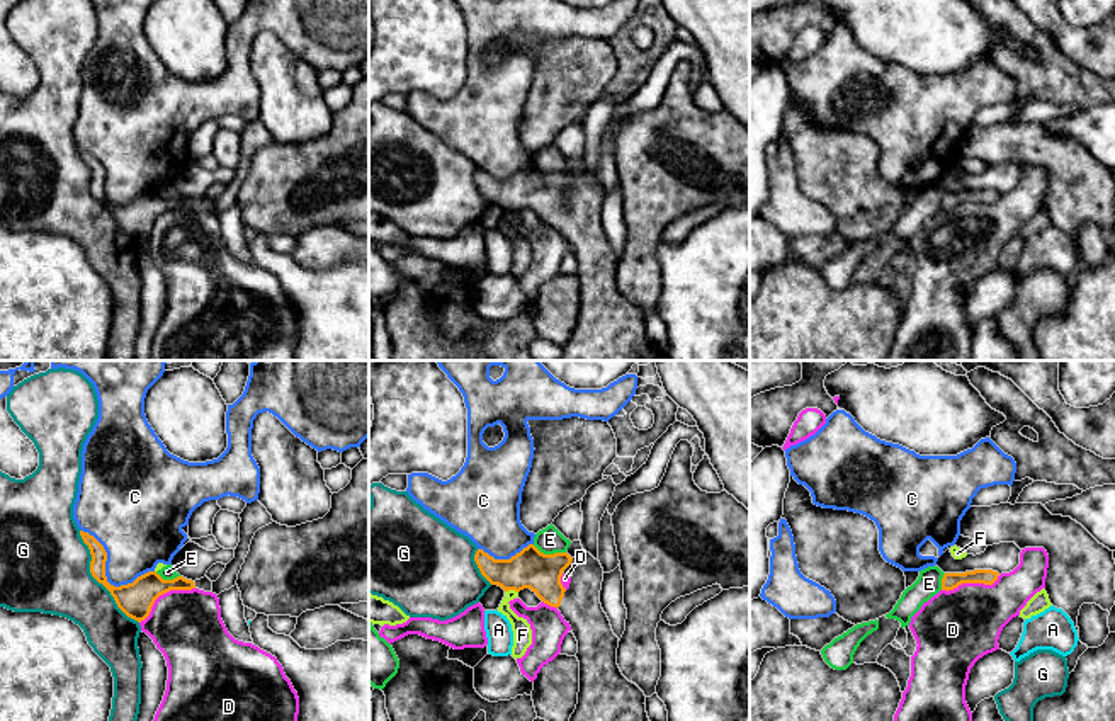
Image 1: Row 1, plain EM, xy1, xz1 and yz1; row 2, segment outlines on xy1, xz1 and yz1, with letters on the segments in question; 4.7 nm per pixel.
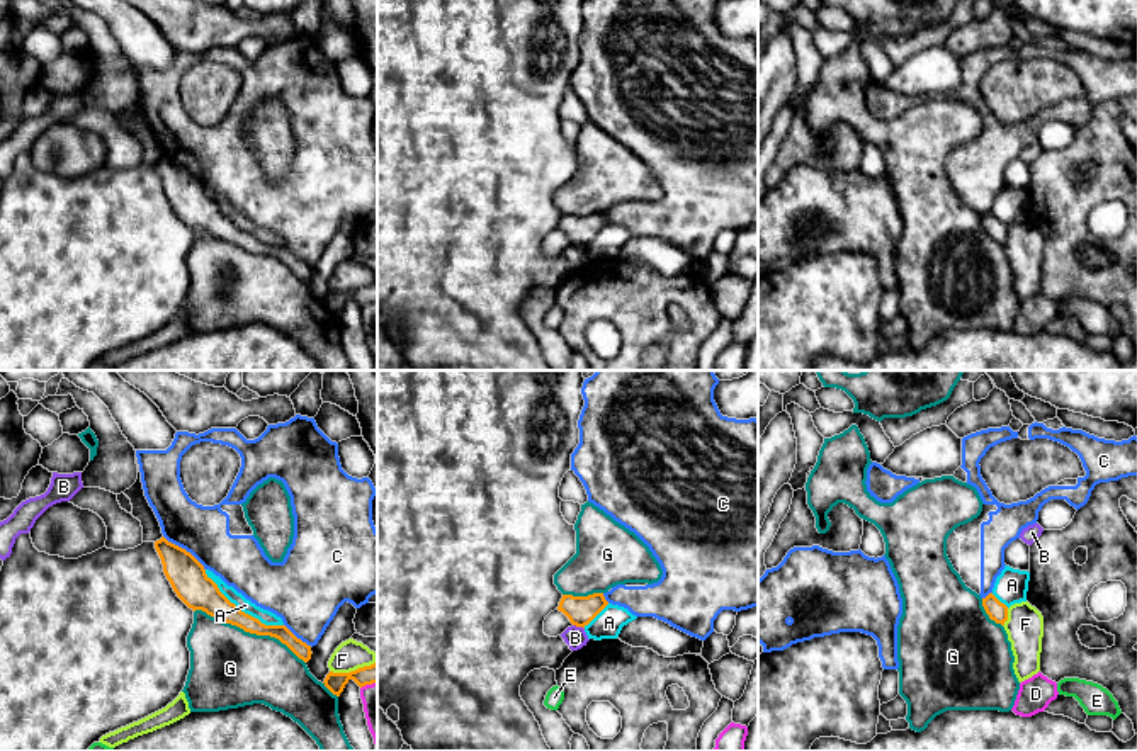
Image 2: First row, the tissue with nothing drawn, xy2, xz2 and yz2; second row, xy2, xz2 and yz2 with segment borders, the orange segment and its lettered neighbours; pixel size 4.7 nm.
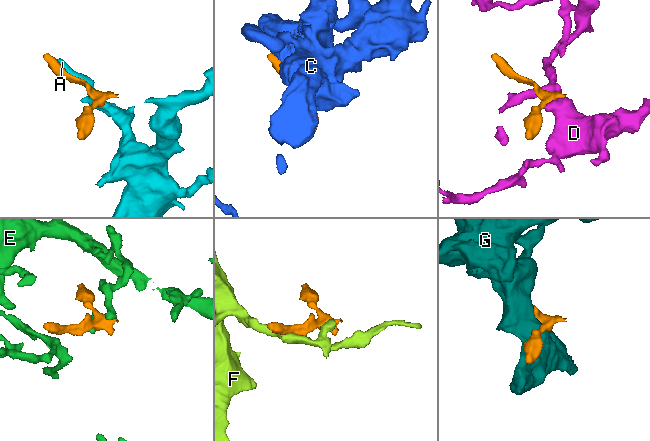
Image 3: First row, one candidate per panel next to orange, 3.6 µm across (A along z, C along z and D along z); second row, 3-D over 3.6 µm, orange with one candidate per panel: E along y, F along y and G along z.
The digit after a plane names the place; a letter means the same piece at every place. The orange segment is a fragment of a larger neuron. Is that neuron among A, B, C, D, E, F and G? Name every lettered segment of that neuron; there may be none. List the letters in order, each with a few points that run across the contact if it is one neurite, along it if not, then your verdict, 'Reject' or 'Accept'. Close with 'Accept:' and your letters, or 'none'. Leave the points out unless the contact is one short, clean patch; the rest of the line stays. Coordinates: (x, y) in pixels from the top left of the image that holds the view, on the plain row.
A: Reject
B: Line: xz2 (573, 243), (583, 248). Reject
C: Reject
D: Reject
E: Line: xz1 (532, 164), (544, 172), (565, 172). Reject
F: Reject
G: Reject
Accept: none

